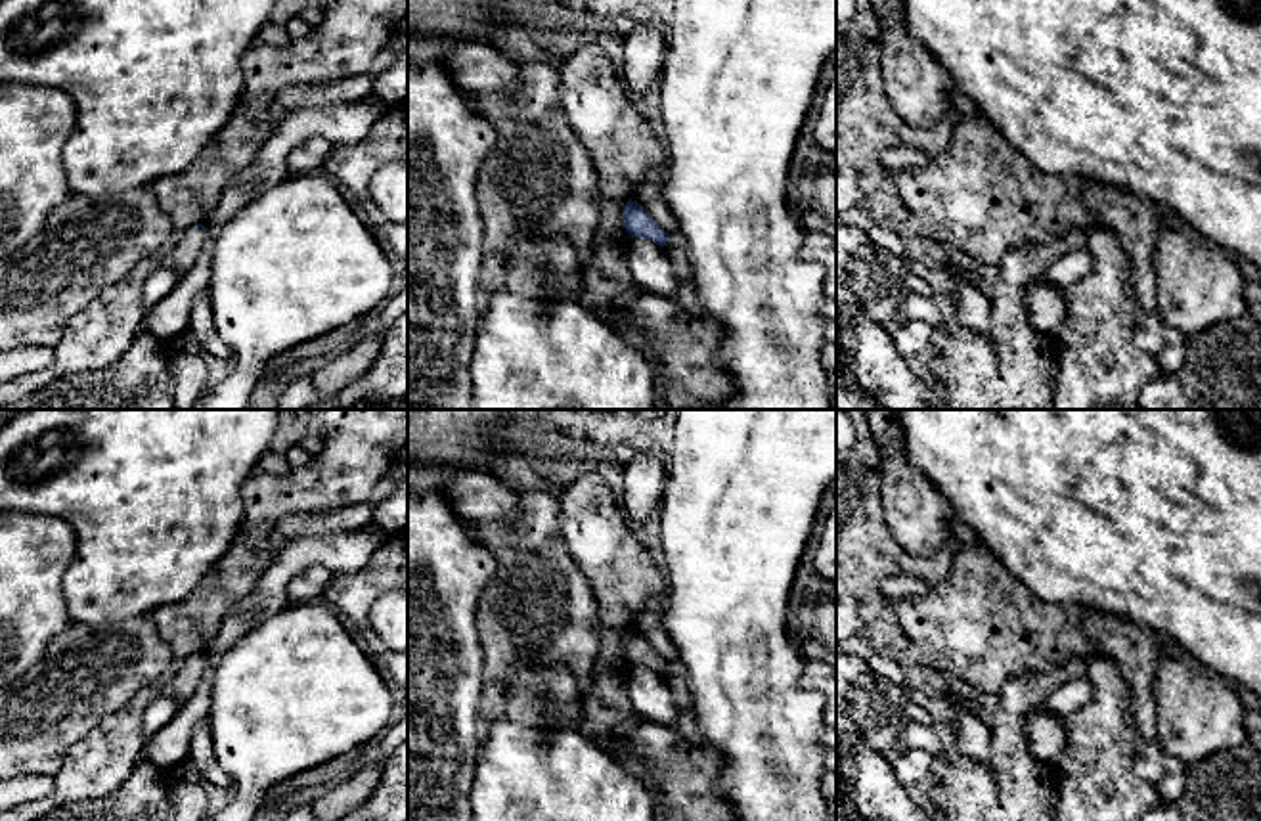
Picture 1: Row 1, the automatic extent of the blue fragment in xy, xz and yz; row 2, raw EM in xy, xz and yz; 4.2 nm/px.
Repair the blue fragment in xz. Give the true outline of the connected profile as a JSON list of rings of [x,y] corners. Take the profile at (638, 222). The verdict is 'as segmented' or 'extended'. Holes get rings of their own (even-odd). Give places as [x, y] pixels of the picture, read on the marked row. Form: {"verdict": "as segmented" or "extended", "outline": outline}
{"verdict": "as segmented", "outline": [[[631,199],[626,203],[624,228],[631,237],[645,237],[660,247],[666,245],[670,235],[649,216],[649,212],[637,201]]]}

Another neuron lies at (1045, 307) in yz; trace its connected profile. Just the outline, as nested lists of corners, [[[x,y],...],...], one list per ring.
[[[1041,277],[1031,279],[1026,289],[1026,316],[1035,331],[1051,337],[1068,316],[1064,291]]]

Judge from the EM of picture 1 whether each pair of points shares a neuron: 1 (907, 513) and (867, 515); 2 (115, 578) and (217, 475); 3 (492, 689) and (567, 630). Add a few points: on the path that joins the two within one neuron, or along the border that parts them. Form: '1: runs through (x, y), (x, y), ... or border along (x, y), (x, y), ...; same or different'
1: border along (879, 471), (879, 502), (884, 525), (909, 554); different
2: runs through (138, 554), (192, 500); same
3: runs through (498, 666), (534, 630), (544, 630); same

